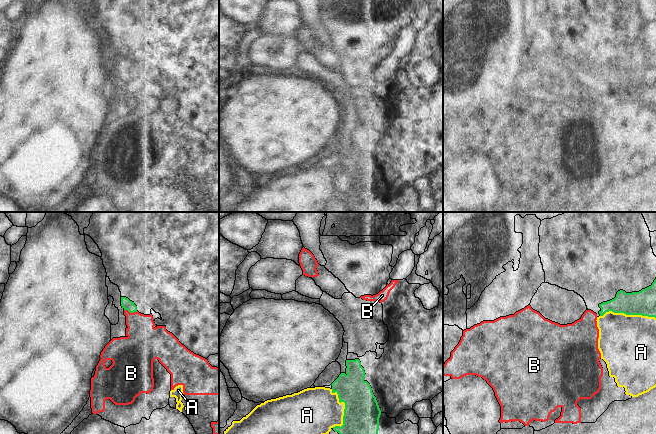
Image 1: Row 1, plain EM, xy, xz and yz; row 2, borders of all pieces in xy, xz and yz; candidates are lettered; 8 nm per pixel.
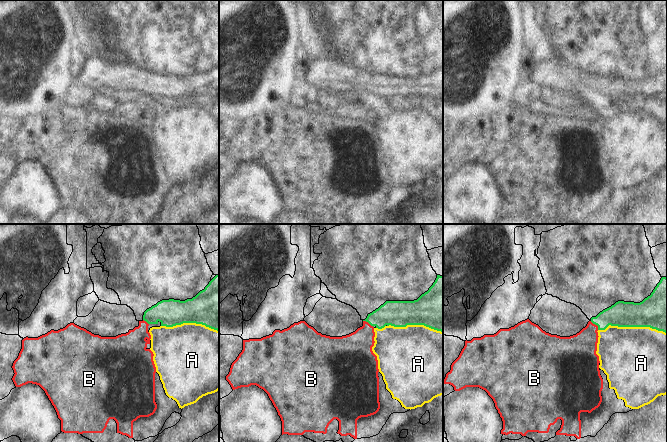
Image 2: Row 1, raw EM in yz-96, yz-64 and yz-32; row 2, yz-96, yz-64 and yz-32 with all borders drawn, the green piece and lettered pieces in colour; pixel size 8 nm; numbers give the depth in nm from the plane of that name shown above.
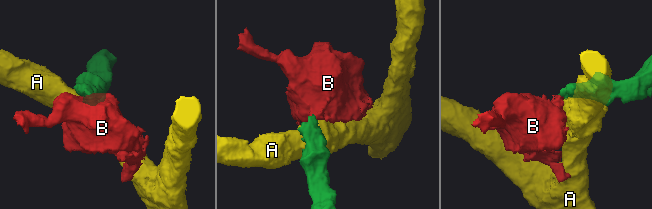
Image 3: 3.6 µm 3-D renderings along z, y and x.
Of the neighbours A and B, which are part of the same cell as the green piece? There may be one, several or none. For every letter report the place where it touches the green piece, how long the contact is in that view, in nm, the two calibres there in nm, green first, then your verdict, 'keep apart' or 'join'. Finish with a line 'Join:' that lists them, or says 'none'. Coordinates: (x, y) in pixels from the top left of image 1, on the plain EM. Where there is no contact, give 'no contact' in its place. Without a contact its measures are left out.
A: yz (628, 90) | 440 nm | 190/460 nm | keep apart
B: xy (131, 88) | 110 nm | 80/260 nm | keep apart
Join: none

